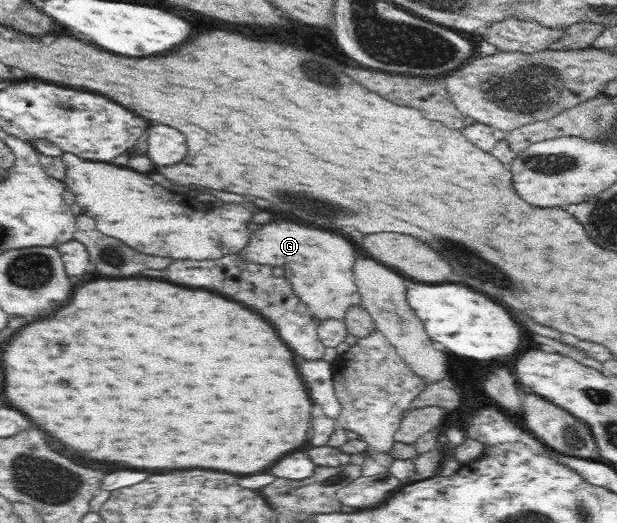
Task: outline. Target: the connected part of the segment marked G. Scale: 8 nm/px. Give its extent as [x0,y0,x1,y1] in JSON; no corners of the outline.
[239,222,362,321]

